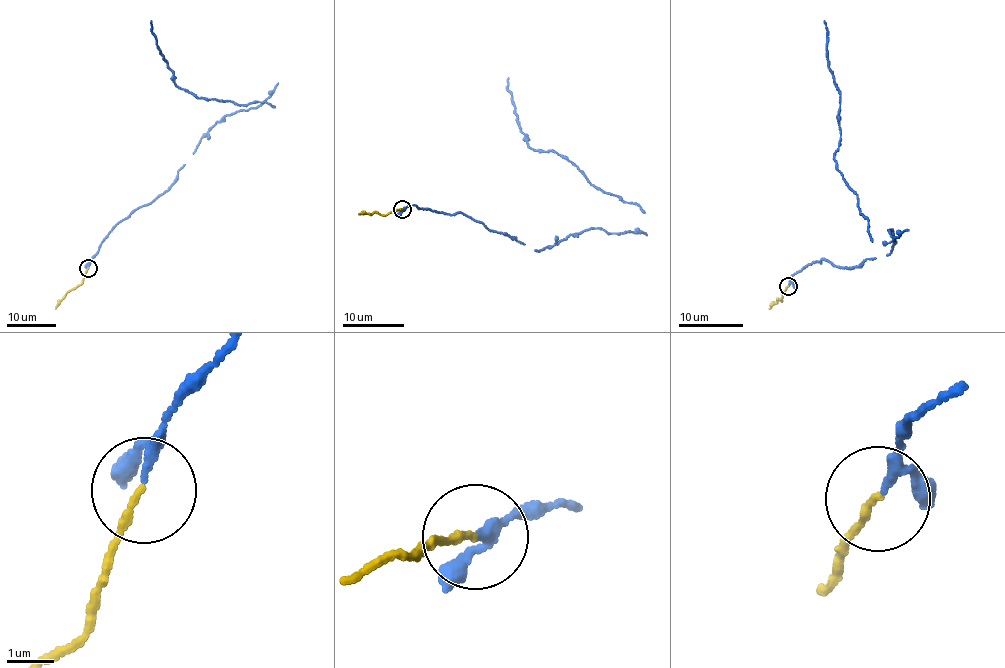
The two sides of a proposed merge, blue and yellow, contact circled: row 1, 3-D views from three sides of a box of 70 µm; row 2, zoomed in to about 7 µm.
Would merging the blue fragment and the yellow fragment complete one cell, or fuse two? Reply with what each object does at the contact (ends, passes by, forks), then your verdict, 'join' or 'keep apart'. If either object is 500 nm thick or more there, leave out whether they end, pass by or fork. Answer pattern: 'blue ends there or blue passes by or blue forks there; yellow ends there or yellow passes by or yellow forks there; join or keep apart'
blue passes by; yellow ends there; join

